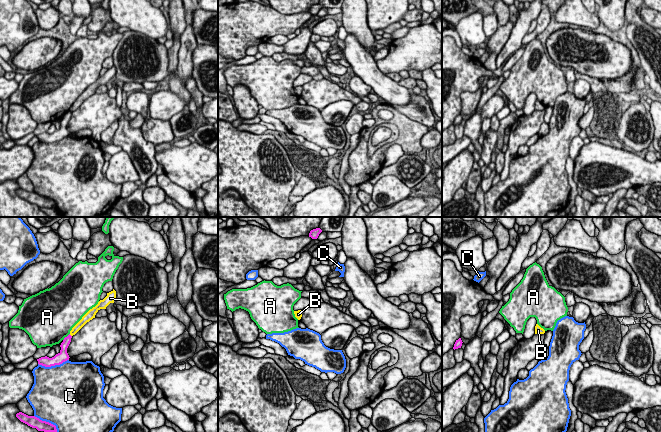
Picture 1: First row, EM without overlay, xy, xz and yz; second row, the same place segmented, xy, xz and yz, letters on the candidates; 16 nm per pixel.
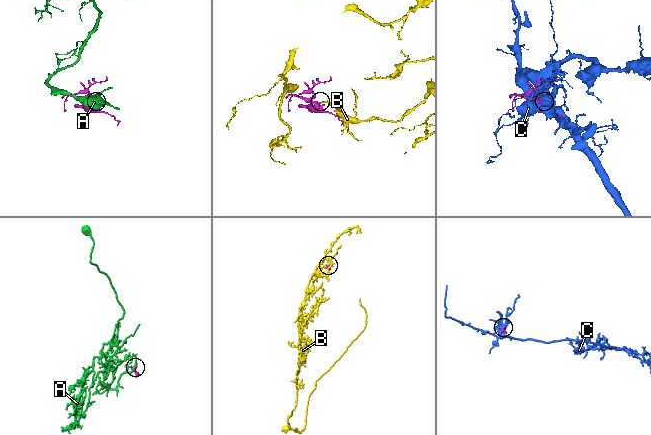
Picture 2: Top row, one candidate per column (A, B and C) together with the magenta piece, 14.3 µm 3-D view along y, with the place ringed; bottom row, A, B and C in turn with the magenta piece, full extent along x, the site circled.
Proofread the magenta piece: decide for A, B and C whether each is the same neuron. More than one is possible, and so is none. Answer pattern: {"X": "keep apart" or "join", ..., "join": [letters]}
{"A": "keep apart", "B": "keep apart", "C": "keep apart", "join": []}

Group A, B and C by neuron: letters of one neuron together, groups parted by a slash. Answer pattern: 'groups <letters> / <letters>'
groups A / B / C

